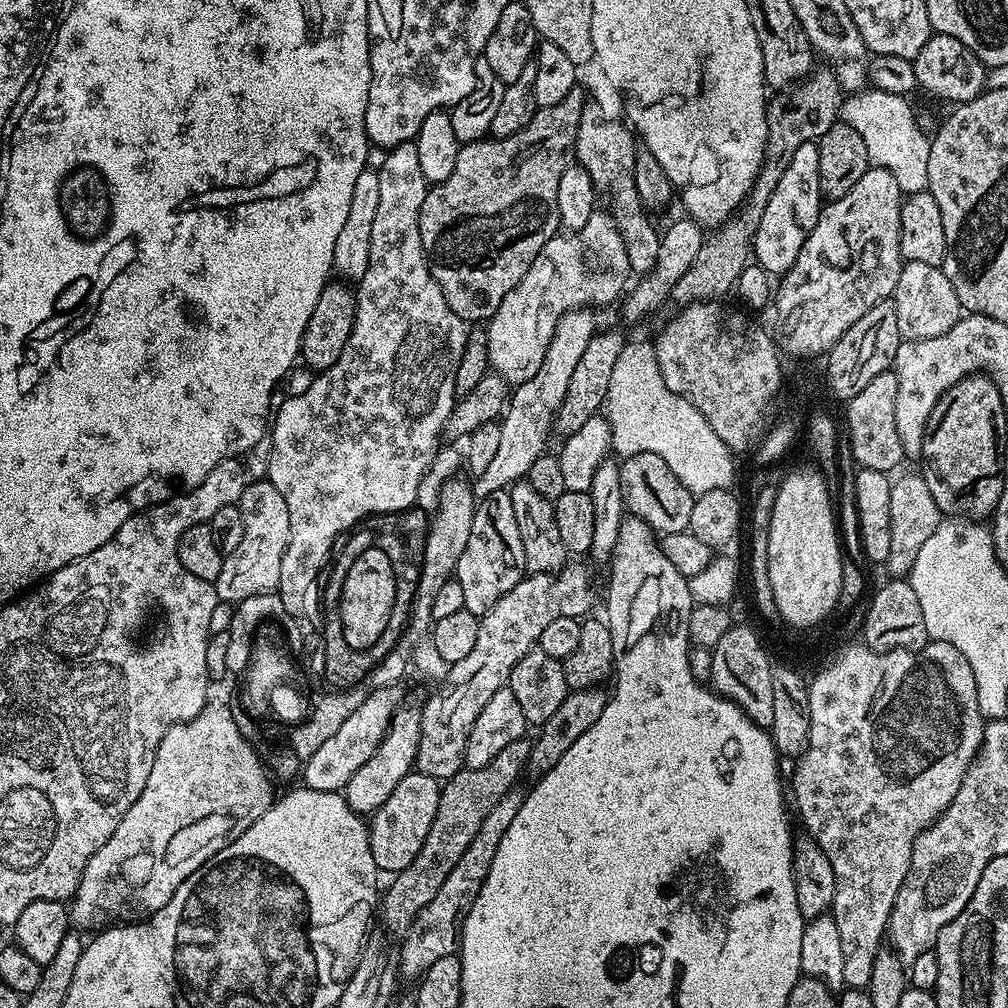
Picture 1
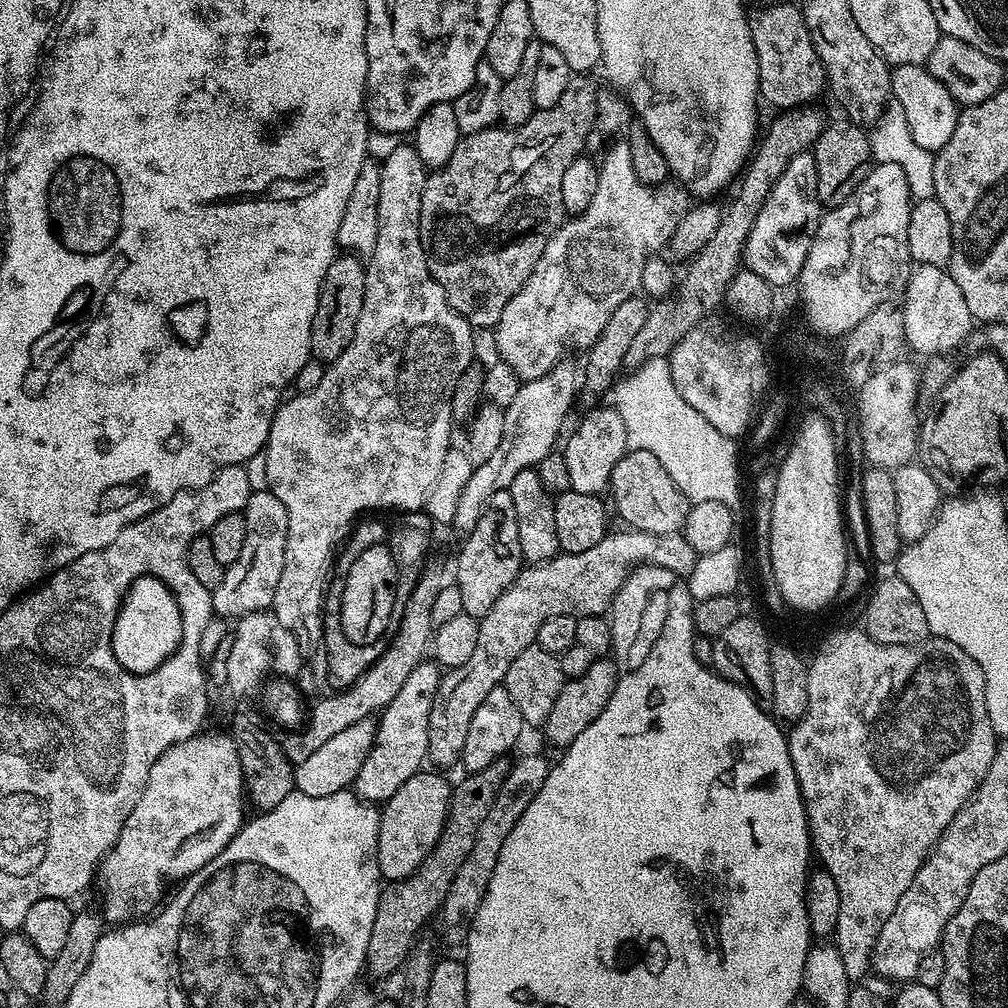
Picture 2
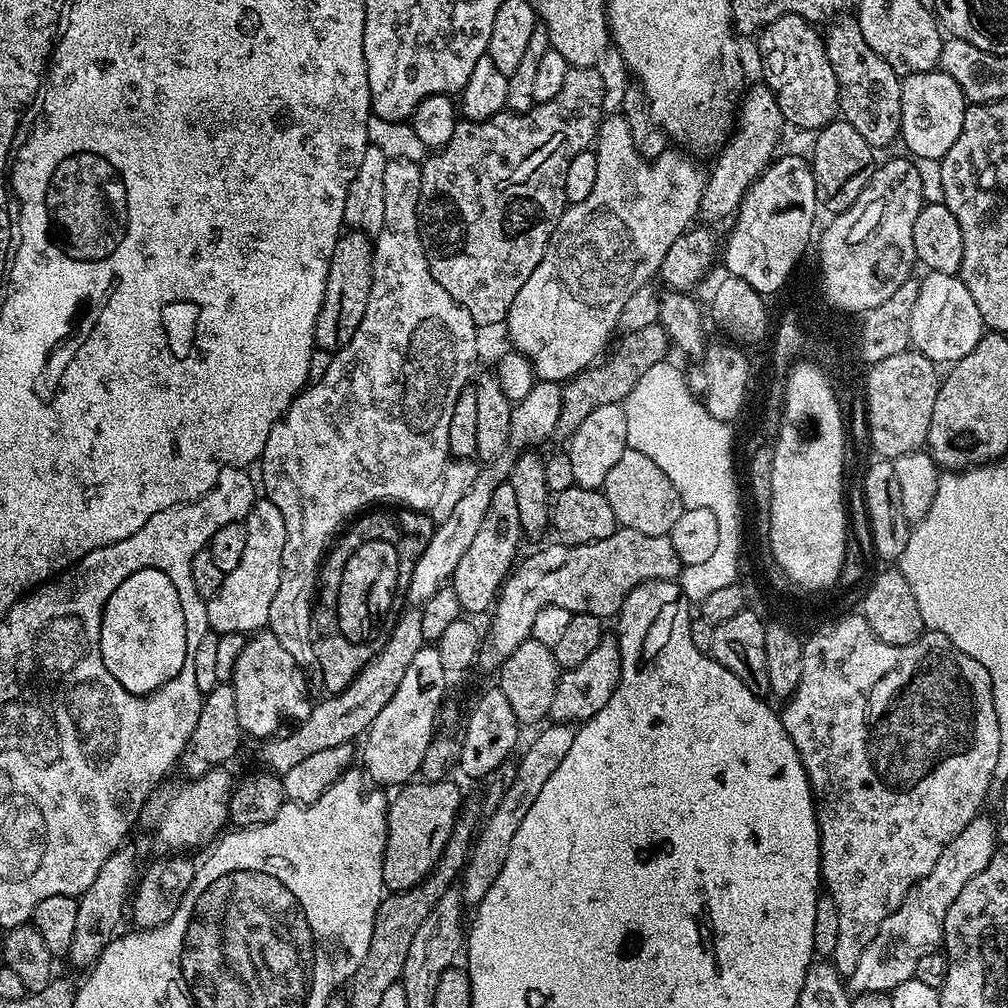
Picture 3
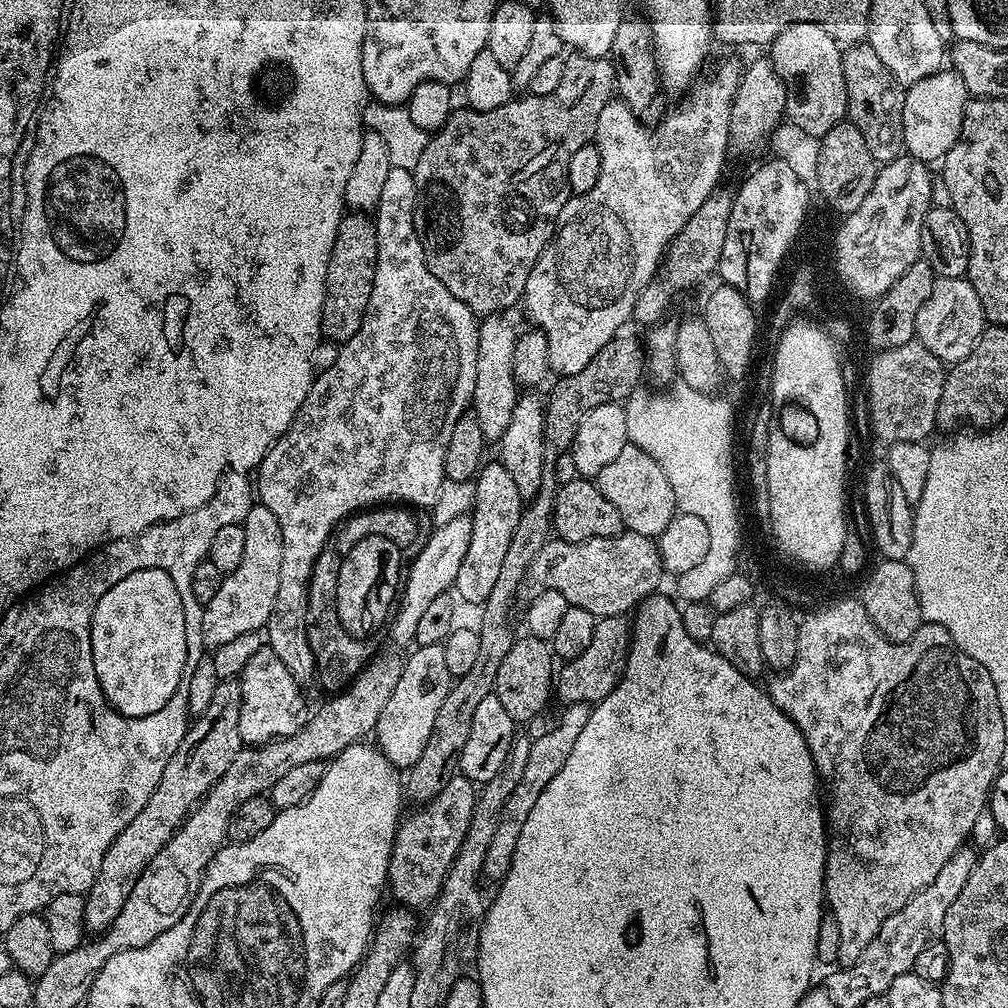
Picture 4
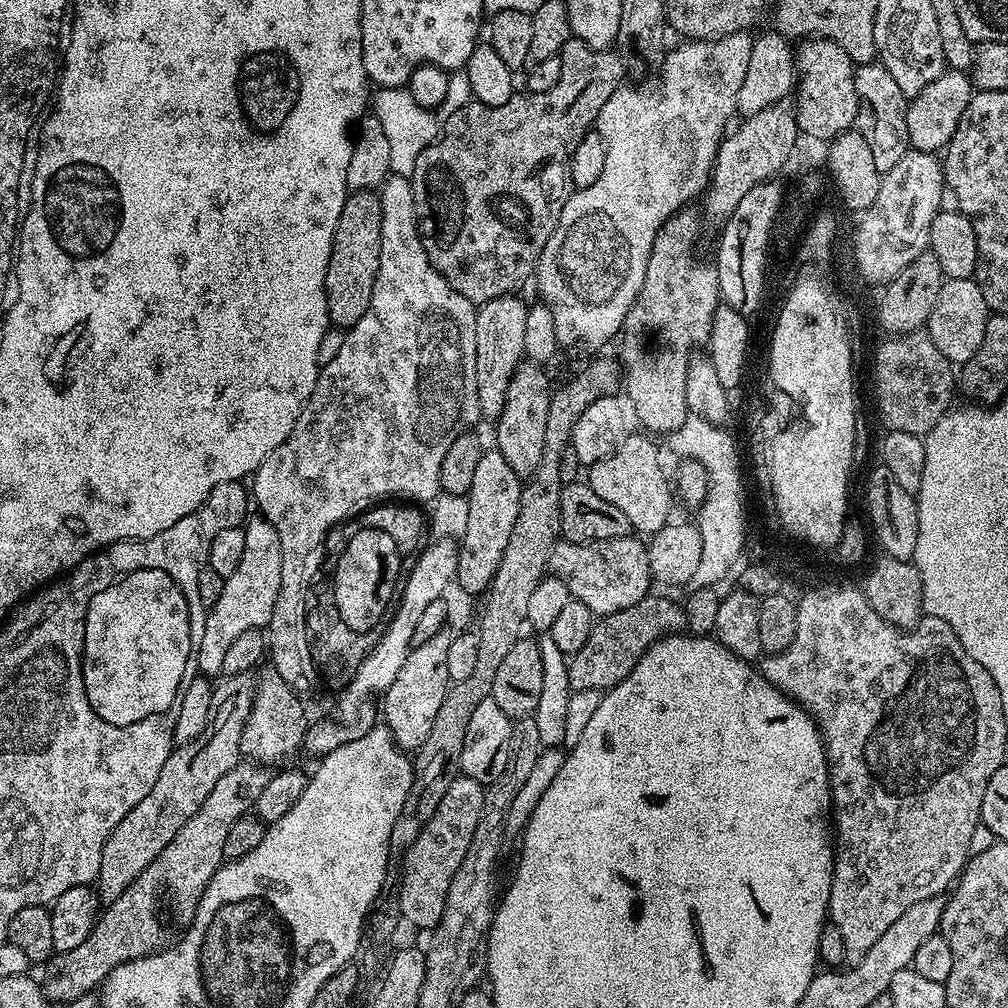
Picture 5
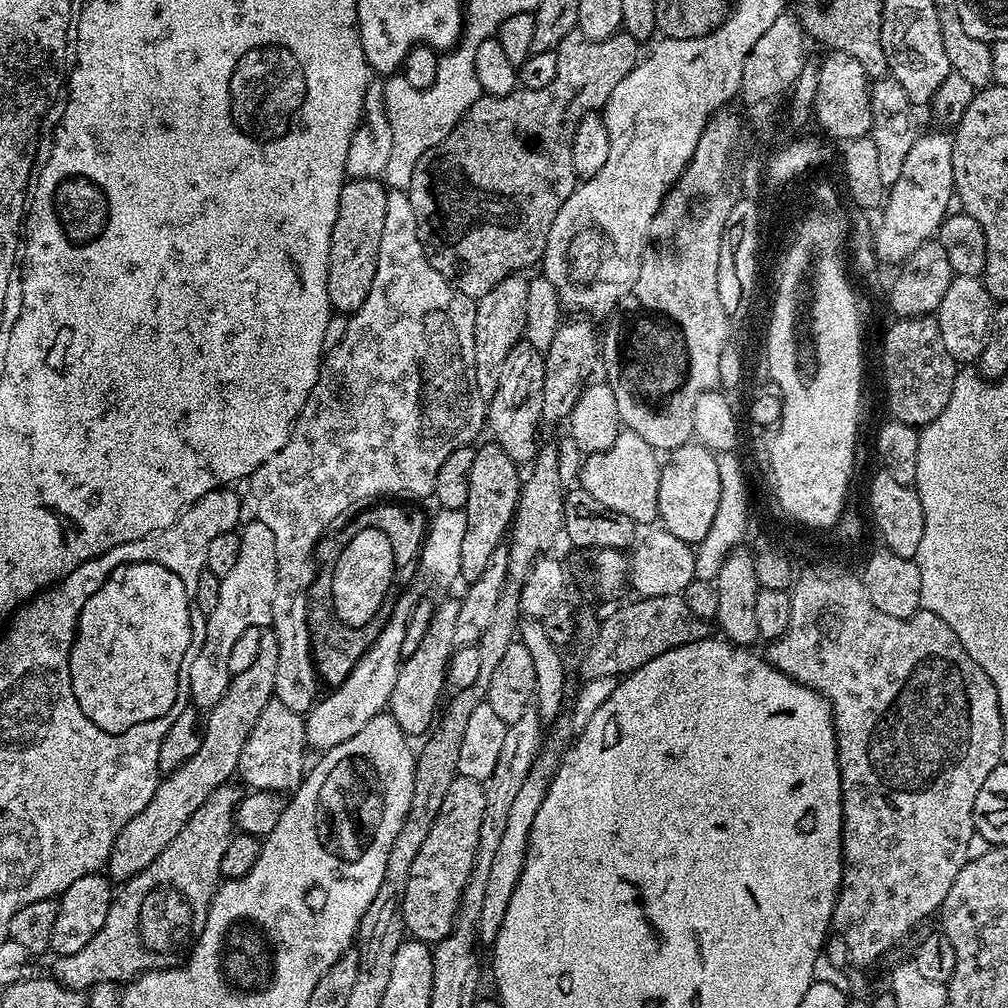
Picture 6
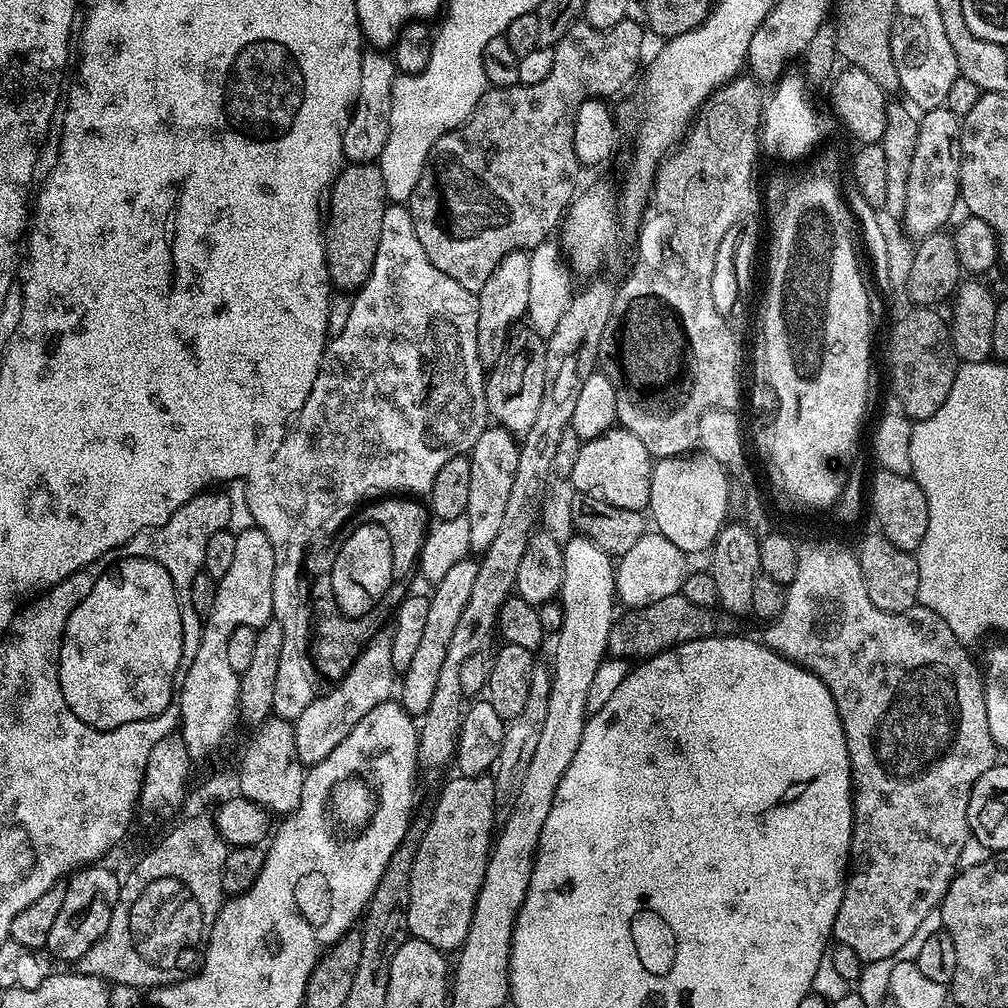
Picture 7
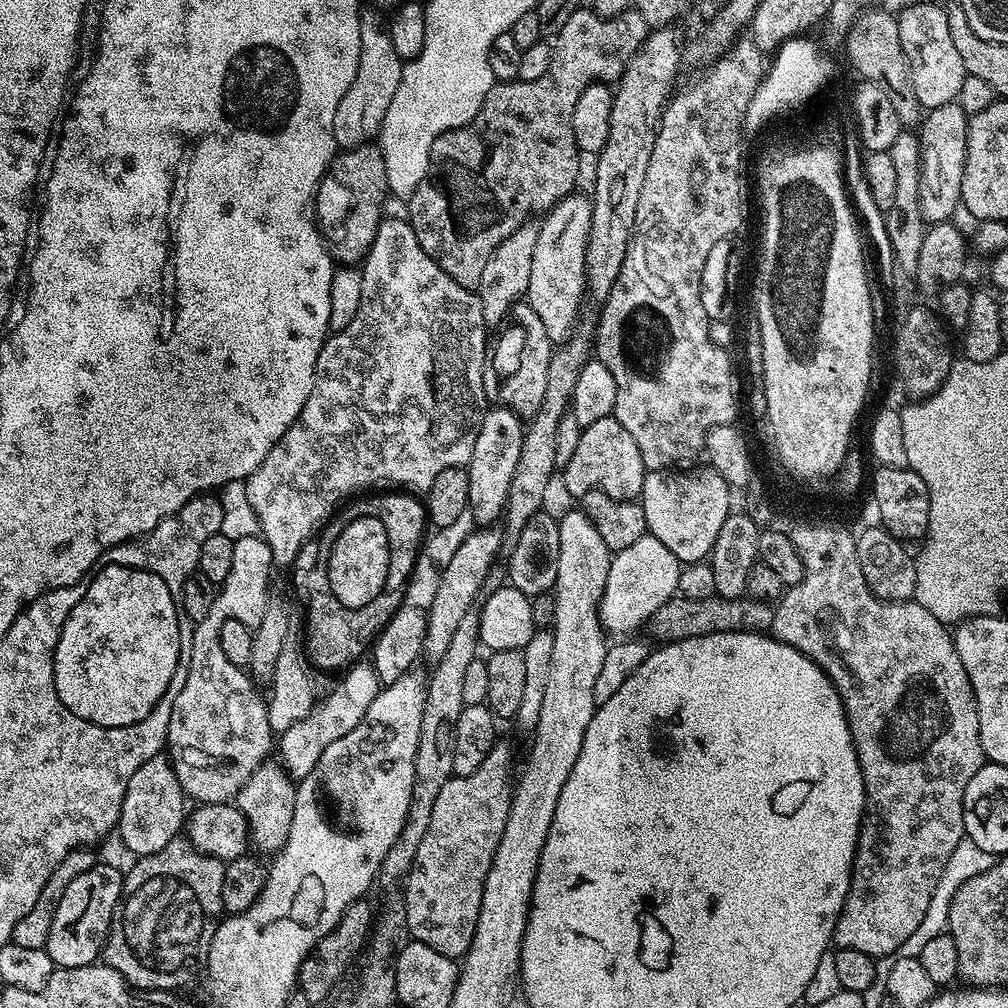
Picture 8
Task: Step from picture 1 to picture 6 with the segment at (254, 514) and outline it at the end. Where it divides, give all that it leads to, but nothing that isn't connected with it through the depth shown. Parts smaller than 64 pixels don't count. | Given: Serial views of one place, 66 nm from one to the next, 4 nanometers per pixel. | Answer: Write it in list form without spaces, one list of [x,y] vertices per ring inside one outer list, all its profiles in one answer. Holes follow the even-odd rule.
[[[249,520],[248,525],[245,523],[239,529],[238,562],[230,574],[220,577],[217,605],[205,617],[202,649],[190,666],[190,700],[200,710],[211,709],[228,689],[228,681],[233,677],[229,670],[229,650],[238,637],[248,628],[263,629],[272,622],[274,586],[278,586],[274,534],[261,520]]]

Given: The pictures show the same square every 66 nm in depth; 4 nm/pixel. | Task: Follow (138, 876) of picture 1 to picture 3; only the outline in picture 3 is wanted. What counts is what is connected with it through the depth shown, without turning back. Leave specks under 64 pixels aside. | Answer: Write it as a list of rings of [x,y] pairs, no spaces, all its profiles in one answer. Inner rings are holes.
[[[214,766],[204,776],[185,779],[185,784],[178,785],[165,798],[156,816],[156,840],[162,847],[168,848],[164,850],[192,848],[195,844],[207,845],[229,823],[228,801],[232,796],[234,780],[224,770],[223,767]]]

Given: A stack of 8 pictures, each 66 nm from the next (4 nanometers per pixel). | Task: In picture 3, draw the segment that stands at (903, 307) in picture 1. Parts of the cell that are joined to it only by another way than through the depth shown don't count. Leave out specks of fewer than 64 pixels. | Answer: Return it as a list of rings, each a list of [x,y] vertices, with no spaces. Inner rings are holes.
[[[928,272],[925,277],[920,280],[918,298],[914,298],[914,310],[910,310],[911,347],[930,358],[937,366],[951,366],[956,361],[966,358],[966,354],[970,354],[970,350],[974,350],[974,346],[978,346],[978,342],[984,336],[986,329],[982,322],[982,314],[978,314],[978,306],[974,306],[974,298],[970,298],[970,290],[966,290],[959,275]]]

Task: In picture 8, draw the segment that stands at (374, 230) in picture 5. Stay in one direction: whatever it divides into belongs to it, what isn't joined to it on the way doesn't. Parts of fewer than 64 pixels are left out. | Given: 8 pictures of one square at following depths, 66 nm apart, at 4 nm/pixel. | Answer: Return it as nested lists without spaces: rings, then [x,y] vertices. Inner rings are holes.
[[[375,143],[345,148],[332,157],[316,189],[314,207],[320,234],[337,265],[356,266],[368,255],[386,212],[387,192],[386,162]]]

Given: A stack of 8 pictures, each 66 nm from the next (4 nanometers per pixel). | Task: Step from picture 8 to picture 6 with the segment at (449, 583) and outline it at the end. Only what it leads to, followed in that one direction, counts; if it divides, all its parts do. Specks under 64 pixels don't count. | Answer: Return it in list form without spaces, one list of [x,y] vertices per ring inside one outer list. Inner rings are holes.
[[[456,598],[444,601],[441,599],[437,603],[434,618],[430,620],[430,627],[426,629],[426,638],[418,642],[418,650],[414,650],[414,654],[403,657],[398,670],[398,682],[394,682],[394,690],[388,700],[387,711],[399,722],[404,733],[410,738],[420,735],[423,737],[437,719],[438,709],[442,704],[440,695],[443,694],[444,688],[446,689],[448,663],[458,647],[454,642],[454,633],[458,627],[459,605],[460,601]]]

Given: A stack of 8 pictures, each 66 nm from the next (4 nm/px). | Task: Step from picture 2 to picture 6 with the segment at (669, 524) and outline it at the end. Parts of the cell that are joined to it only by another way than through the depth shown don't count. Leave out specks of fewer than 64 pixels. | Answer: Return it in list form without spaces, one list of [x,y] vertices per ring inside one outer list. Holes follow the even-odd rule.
[[[621,430],[614,444],[601,452],[589,452],[585,455],[584,465],[580,471],[579,487],[586,490],[598,502],[626,514],[637,526],[648,526],[659,517],[659,476],[662,465],[657,449],[651,446],[638,434]]]

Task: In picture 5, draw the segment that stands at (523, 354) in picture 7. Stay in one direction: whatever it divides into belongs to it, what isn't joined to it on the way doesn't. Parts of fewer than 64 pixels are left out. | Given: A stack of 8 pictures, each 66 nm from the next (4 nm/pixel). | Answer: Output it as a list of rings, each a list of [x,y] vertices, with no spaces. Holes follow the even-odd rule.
[[[522,362],[510,378],[502,414],[494,420],[495,451],[500,452],[506,462],[510,462],[510,470],[514,470],[521,478],[529,476],[542,458],[542,442],[546,438],[546,410],[550,410],[552,397],[550,387],[548,388],[548,376],[544,371],[539,364]]]

